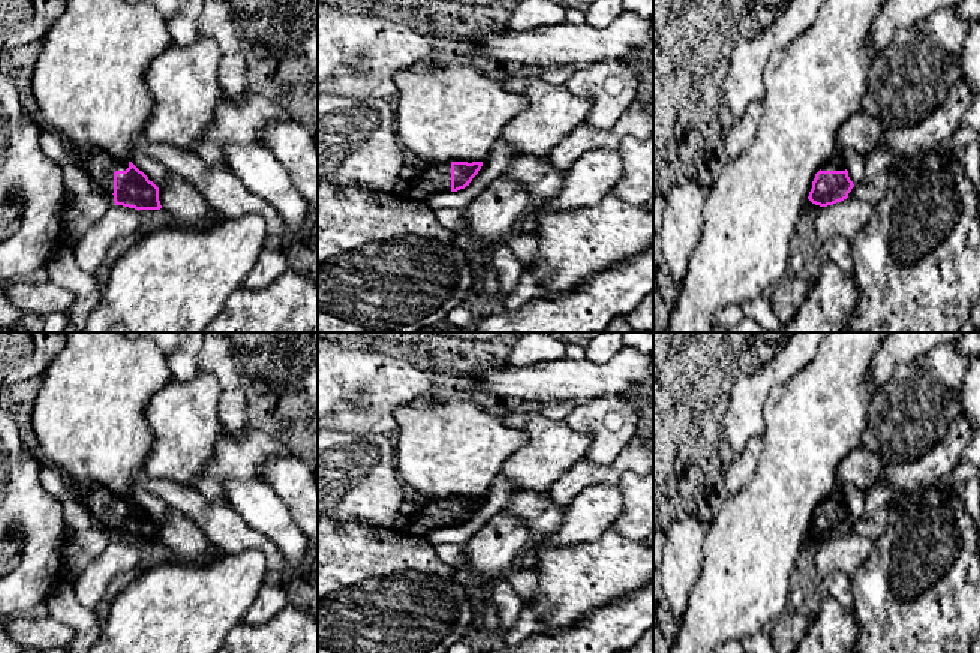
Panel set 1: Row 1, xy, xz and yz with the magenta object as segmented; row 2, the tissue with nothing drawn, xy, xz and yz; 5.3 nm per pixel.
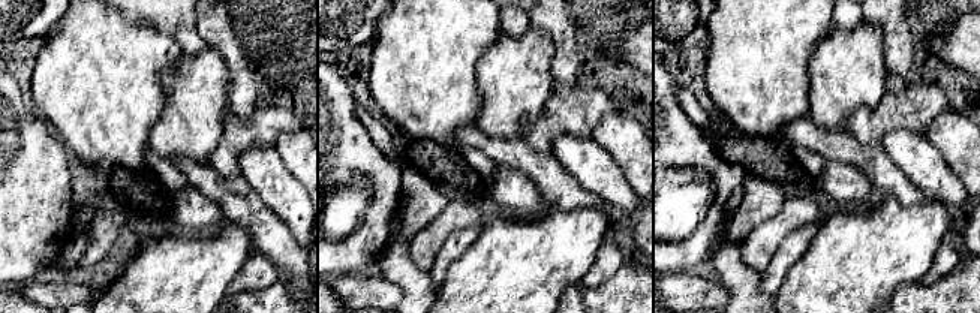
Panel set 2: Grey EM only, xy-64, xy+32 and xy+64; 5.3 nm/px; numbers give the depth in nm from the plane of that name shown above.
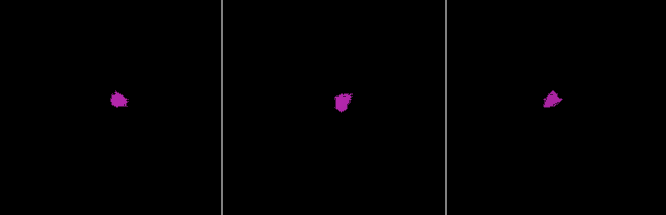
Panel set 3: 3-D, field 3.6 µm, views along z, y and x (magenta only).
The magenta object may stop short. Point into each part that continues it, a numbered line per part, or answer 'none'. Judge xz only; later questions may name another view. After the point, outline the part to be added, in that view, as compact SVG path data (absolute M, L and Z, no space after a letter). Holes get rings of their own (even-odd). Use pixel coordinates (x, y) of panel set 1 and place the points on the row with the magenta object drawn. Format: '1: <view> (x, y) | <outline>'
1: xz (436, 178) | M451 162L435 163L429 169L424 169L421 175L412 181L408 190L400 195L412 201L424 201L430 195L438 192L451 190Z

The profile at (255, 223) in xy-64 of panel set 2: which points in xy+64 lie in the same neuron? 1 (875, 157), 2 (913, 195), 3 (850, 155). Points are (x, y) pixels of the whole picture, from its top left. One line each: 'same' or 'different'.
1: same
2: same
3: same

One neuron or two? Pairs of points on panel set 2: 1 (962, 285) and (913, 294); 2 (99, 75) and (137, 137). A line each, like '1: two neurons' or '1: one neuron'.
1: one neuron
2: one neuron

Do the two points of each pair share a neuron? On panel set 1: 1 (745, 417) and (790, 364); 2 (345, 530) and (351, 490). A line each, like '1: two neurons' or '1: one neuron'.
1: one neuron
2: two neurons

